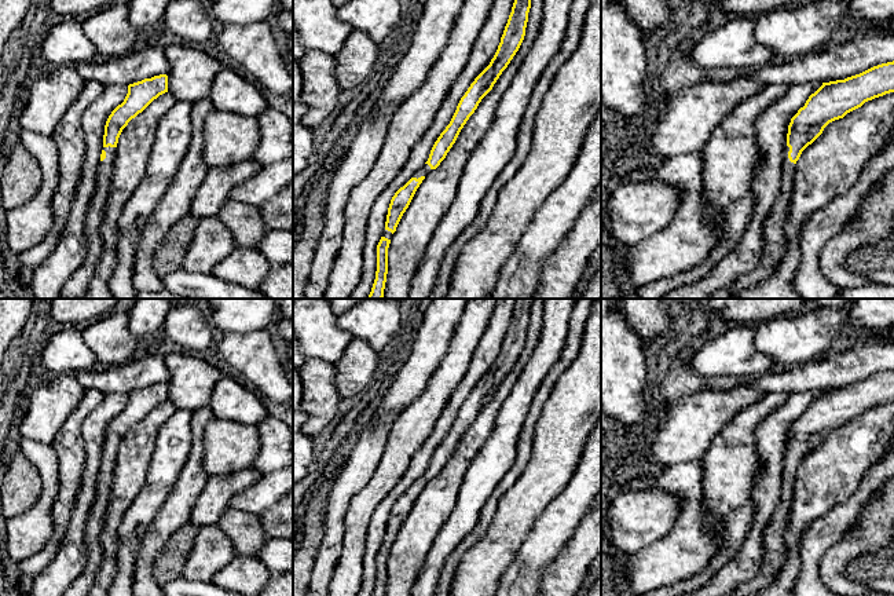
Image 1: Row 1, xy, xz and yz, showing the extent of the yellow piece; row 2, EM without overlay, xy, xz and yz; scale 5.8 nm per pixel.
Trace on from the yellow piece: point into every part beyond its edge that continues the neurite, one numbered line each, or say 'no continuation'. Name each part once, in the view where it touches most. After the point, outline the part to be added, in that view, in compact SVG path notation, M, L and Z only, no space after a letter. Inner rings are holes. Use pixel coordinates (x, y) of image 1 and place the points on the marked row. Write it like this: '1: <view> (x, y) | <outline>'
1: xy (96, 208) | M102 147L106 151L106 158L99 161L95 193L89 202L84 231L87 238L87 257L99 260L102 256L102 237L100 226L106 212L106 204L113 180L113 164L117 153L117 147Z

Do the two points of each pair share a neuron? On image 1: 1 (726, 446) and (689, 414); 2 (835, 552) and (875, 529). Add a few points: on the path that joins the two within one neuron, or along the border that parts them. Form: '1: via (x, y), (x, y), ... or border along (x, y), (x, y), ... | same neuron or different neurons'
1: border along (737, 413), (715, 435), (700, 460) | different neurons
2: via (845, 551), (865, 537) | same neuron

